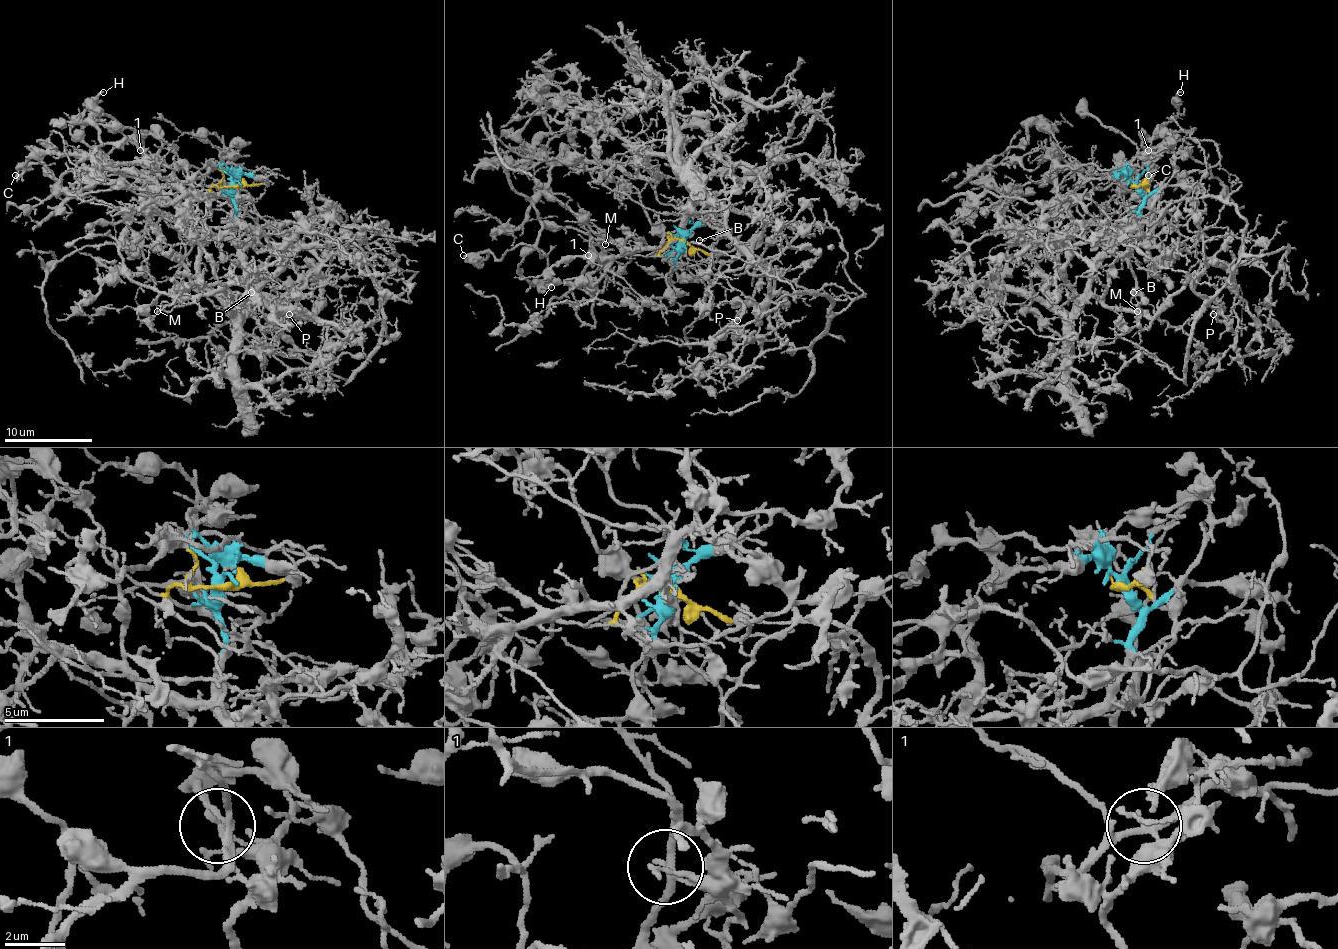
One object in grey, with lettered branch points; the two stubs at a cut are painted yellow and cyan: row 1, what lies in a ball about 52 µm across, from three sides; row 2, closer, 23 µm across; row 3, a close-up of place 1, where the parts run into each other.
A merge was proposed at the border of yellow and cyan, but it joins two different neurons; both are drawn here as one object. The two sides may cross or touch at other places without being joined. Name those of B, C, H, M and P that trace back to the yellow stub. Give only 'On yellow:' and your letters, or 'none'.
On yellow: C, H

